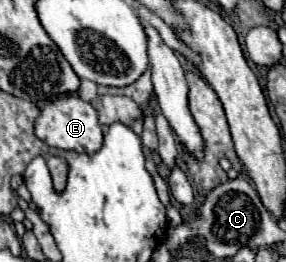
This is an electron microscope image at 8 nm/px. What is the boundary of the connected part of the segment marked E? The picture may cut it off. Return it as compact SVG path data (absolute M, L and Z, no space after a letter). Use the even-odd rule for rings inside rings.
M75 93L61 95L59 99L55 99L53 103L43 107L41 115L35 121L35 135L49 147L71 149L77 153L95 153L103 145L103 133L101 133L101 125L97 121L97 111L93 109L91 103L83 101Z

